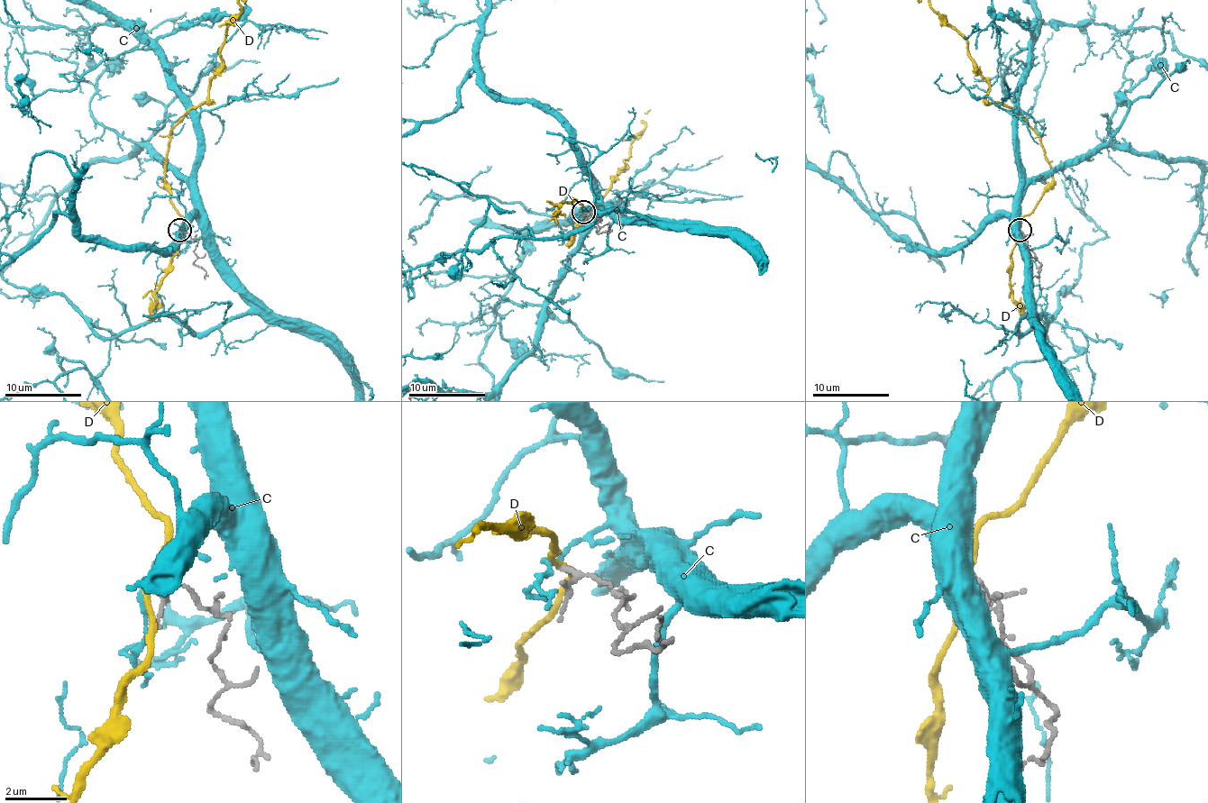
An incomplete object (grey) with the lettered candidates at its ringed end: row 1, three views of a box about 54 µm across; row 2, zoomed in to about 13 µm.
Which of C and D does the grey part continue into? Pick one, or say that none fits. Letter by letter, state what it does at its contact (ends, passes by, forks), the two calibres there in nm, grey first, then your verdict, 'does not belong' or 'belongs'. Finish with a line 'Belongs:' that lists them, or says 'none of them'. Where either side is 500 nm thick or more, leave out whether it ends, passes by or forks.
C: it passes by | 120/110 nm | does not belong
D: it passes by | 130/170 nm | does not belong
Belongs: none of them

